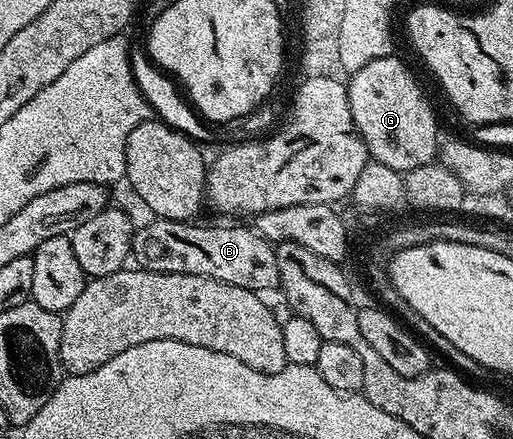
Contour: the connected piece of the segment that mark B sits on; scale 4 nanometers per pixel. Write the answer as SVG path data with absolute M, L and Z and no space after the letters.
M152 219L149 225L144 225L135 230L132 235L131 256L135 264L141 269L149 269L155 273L173 273L174 275L202 275L206 279L218 279L222 283L230 283L234 287L246 287L253 291L265 291L264 289L276 289L280 283L280 272L278 271L278 259L273 242L265 239L261 233L257 233L255 228L244 225L196 225L200 223L189 223L187 221L165 221L163 219Z

